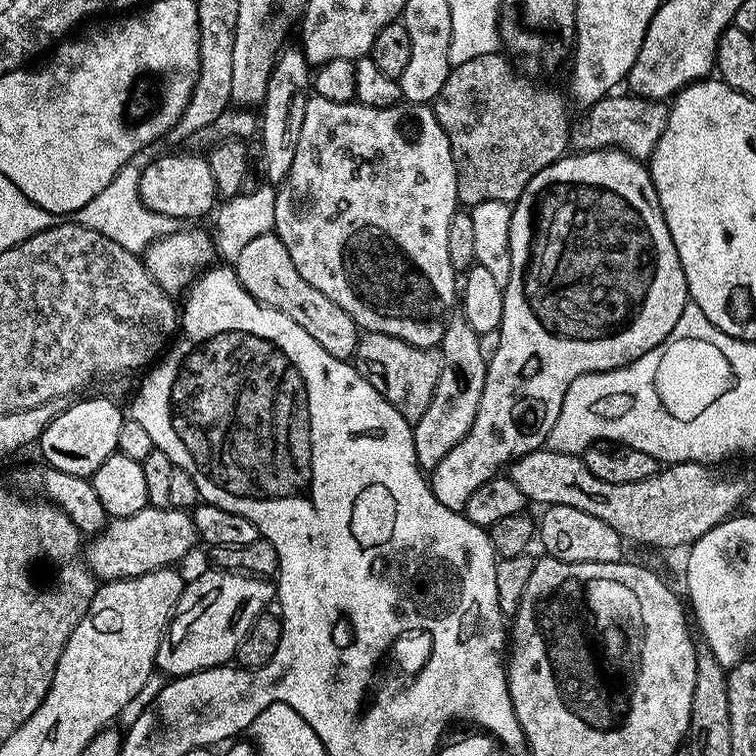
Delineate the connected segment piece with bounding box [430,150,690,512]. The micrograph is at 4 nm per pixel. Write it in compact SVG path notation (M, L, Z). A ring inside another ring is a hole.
M619 150L576 152L565 154L561 160L555 160L553 164L546 166L546 170L538 170L538 174L530 178L526 190L522 190L522 194L512 205L510 282L506 282L504 287L504 309L500 323L501 342L493 360L488 362L486 386L478 402L478 414L474 418L474 426L470 426L466 438L462 438L462 442L458 442L458 446L454 446L454 450L450 450L450 454L446 454L446 458L442 458L442 462L438 462L438 466L430 474L432 492L438 498L438 502L442 502L442 506L450 510L463 512L466 502L470 502L470 494L474 494L474 490L478 490L482 482L492 479L501 470L507 469L513 460L545 447L550 430L554 430L554 422L558 422L558 410L562 406L562 398L570 382L586 374L612 372L615 368L634 363L638 358L642 358L642 354L654 350L654 346L662 343L670 334L670 330L674 330L678 318L682 318L682 310L689 302L688 283L686 274L682 270L682 262L678 258L678 248L674 238L670 238L670 230L666 226L666 218L652 181L651 171L641 161Z

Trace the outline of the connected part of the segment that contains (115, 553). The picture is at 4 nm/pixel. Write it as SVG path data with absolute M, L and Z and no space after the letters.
M183 508L138 510L138 514L109 519L104 529L87 541L83 549L85 561L97 581L125 580L150 574L159 568L179 565L179 560L198 544L191 515Z

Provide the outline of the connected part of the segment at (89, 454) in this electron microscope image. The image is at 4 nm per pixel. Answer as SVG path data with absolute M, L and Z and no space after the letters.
M92 396L89 400L80 400L57 412L55 418L46 426L40 435L38 449L44 455L43 463L49 468L62 470L62 474L78 474L91 477L116 453L118 446L118 430L122 430L122 422L126 419L126 412L119 408L112 400L104 396Z

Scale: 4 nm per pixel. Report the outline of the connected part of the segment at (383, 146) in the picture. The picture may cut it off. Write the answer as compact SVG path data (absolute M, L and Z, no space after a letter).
M315 94L309 95L308 101L306 102L306 114L302 118L302 135L298 138L298 150L294 150L294 166L290 166L290 174L286 174L284 181L276 188L274 235L280 239L282 246L286 246L286 250L290 254L290 259L294 261L294 266L298 266L298 274L302 274L302 278L306 278L306 282L310 282L310 286L314 286L314 290L322 290L322 294L326 294L326 298L330 298L330 302L335 302L336 305L342 306L342 310L346 310L346 314L350 314L350 318L356 324L357 328L364 332L390 334L394 338L405 340L410 346L418 346L419 348L436 348L437 345L439 345L442 334L444 333L444 327L448 325L450 319L450 313L448 313L448 311L454 308L458 300L458 274L450 262L450 250L446 250L446 246L450 243L450 218L454 218L454 214L457 211L456 171L454 170L454 158L450 154L450 142L446 138L442 126L438 126L438 118L432 112L429 105L401 102L394 106L375 108L374 106L366 106L365 104L355 102L351 104L339 104L338 102L330 102L330 98L322 98Z

